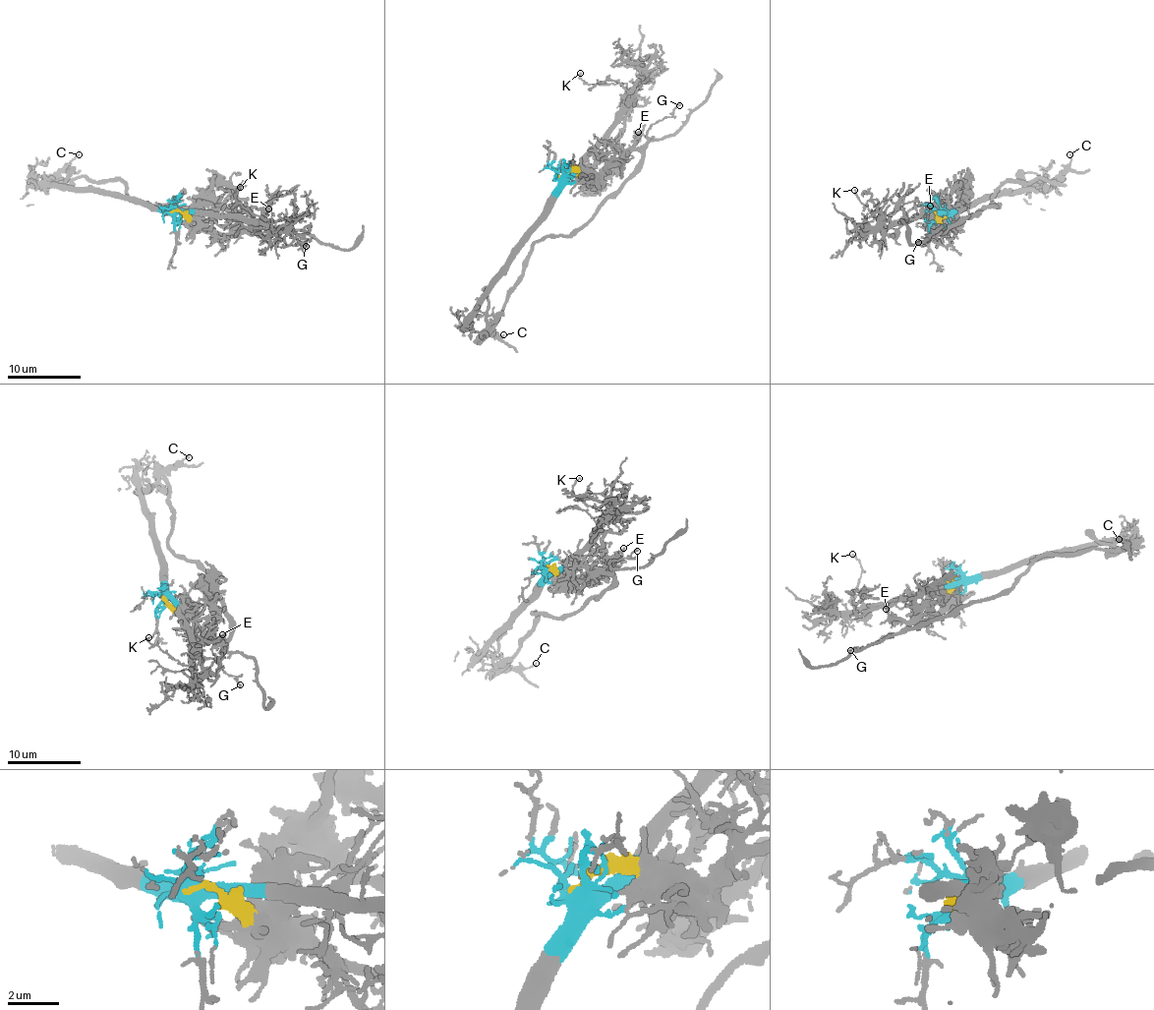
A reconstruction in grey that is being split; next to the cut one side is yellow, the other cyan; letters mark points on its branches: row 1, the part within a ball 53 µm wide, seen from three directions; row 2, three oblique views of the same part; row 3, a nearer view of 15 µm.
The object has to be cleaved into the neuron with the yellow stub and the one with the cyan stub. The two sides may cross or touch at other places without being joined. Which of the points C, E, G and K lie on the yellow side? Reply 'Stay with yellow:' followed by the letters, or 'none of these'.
Stay with yellow: C, E, G

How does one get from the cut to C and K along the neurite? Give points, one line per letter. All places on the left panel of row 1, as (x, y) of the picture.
C: (173, 211), (225, 234), (257, 227), (211, 212), (138, 204), (119, 180), (63, 179), (60, 174), (79, 153)
K: (173, 211), (237, 214), (253, 221), (269, 220), (238, 203), (235, 197), (241, 187)

